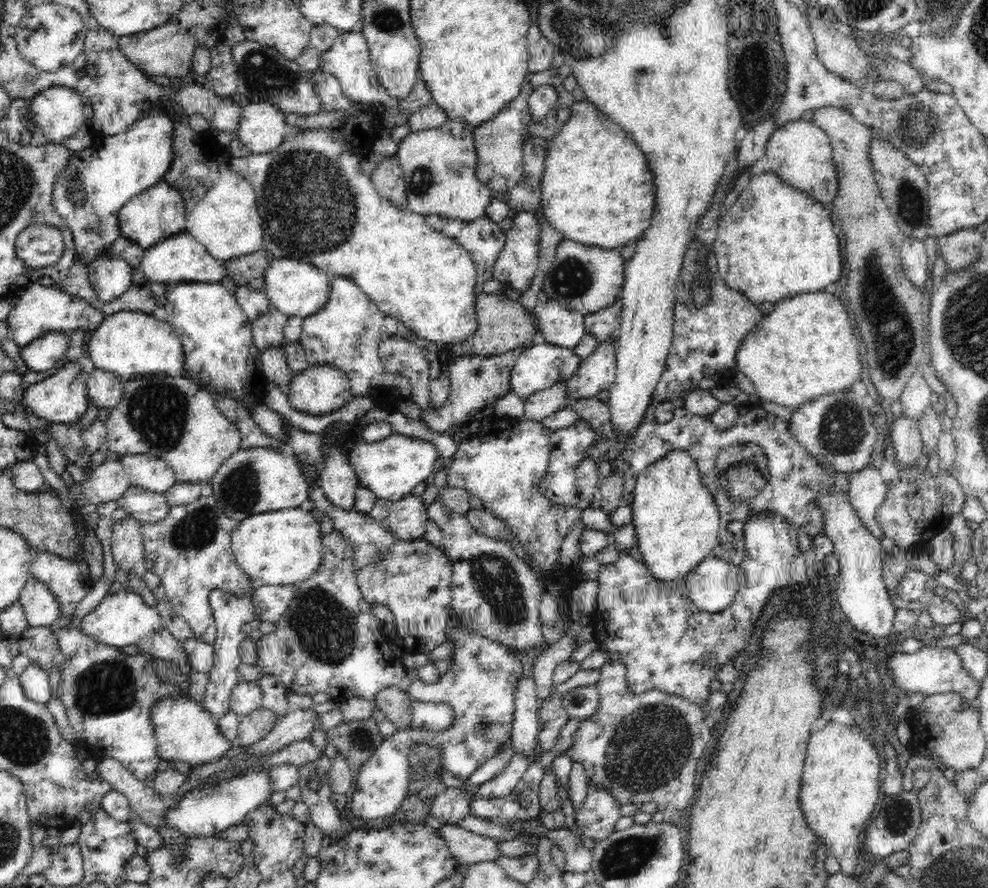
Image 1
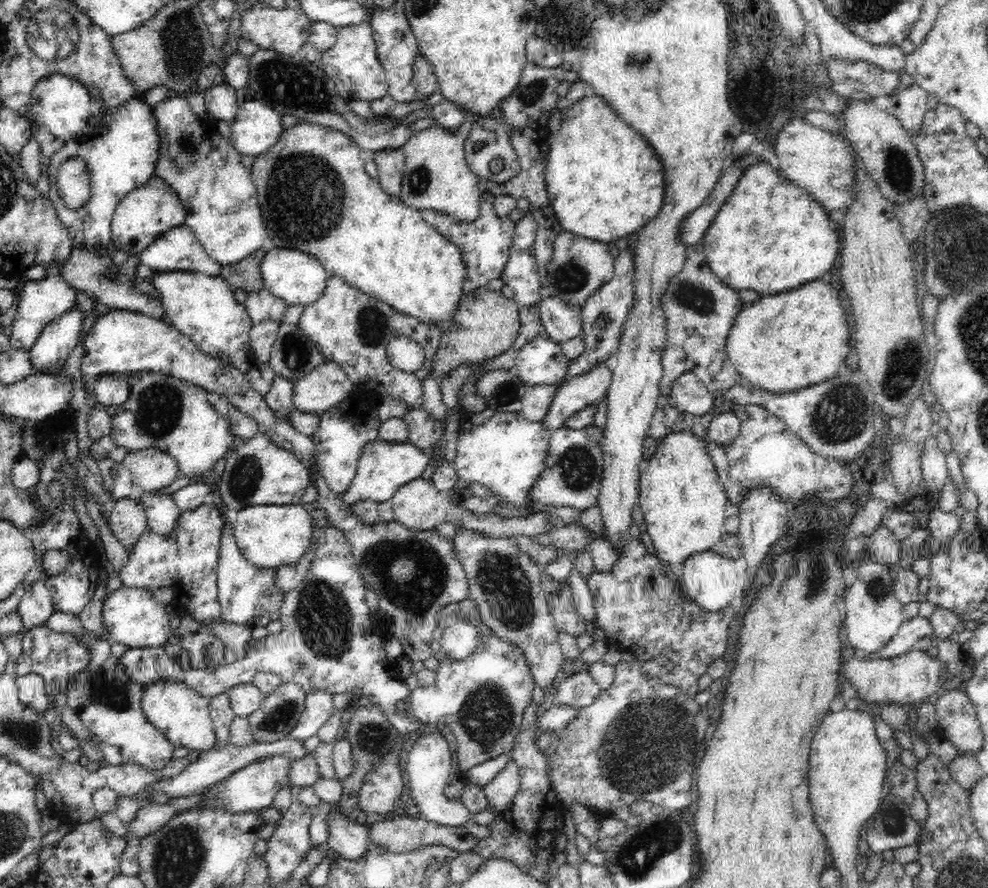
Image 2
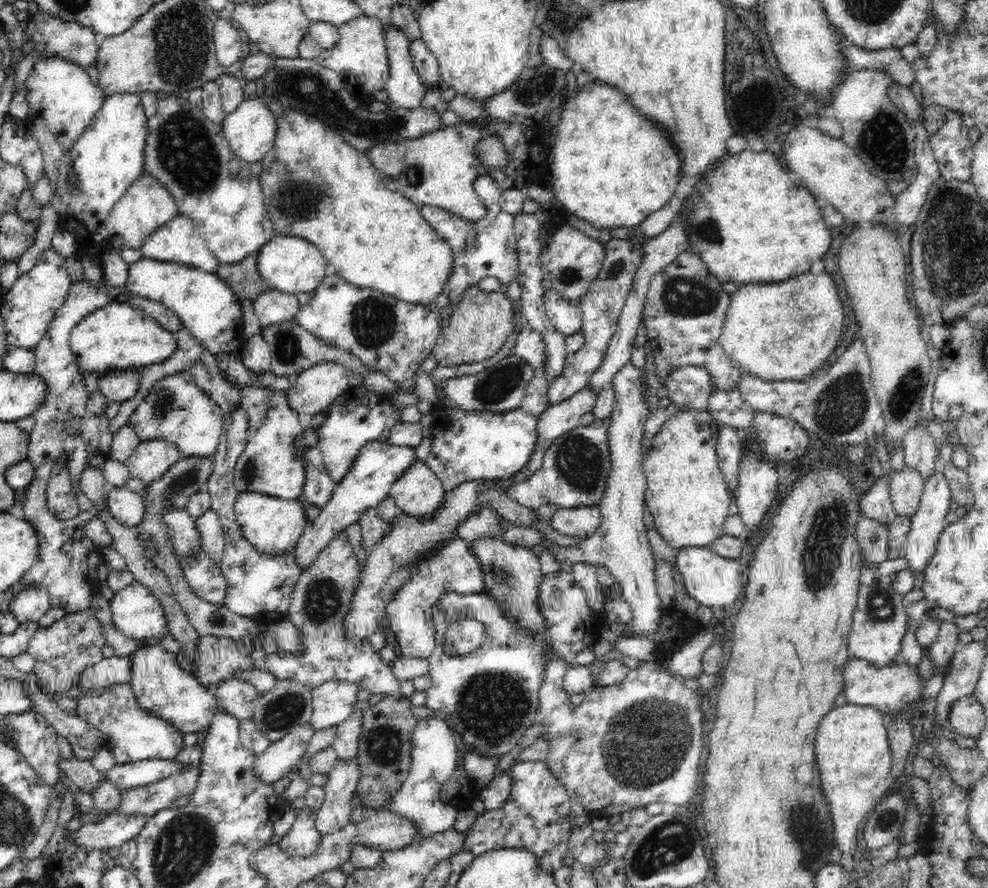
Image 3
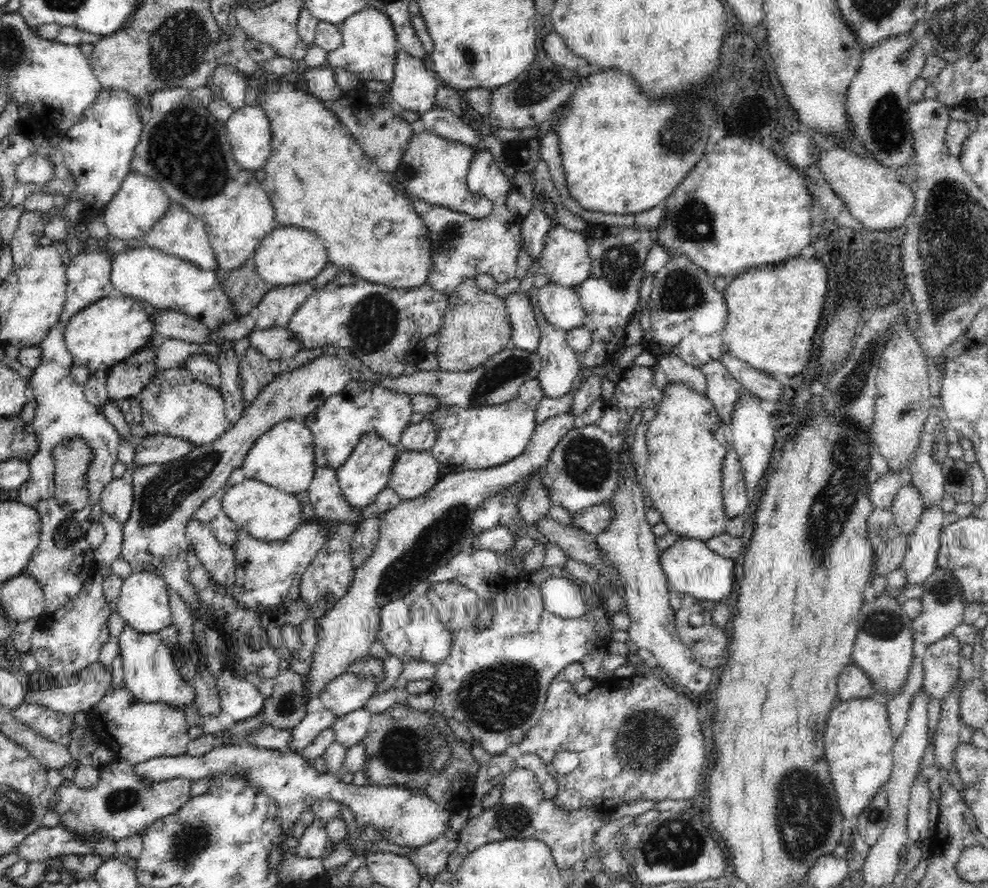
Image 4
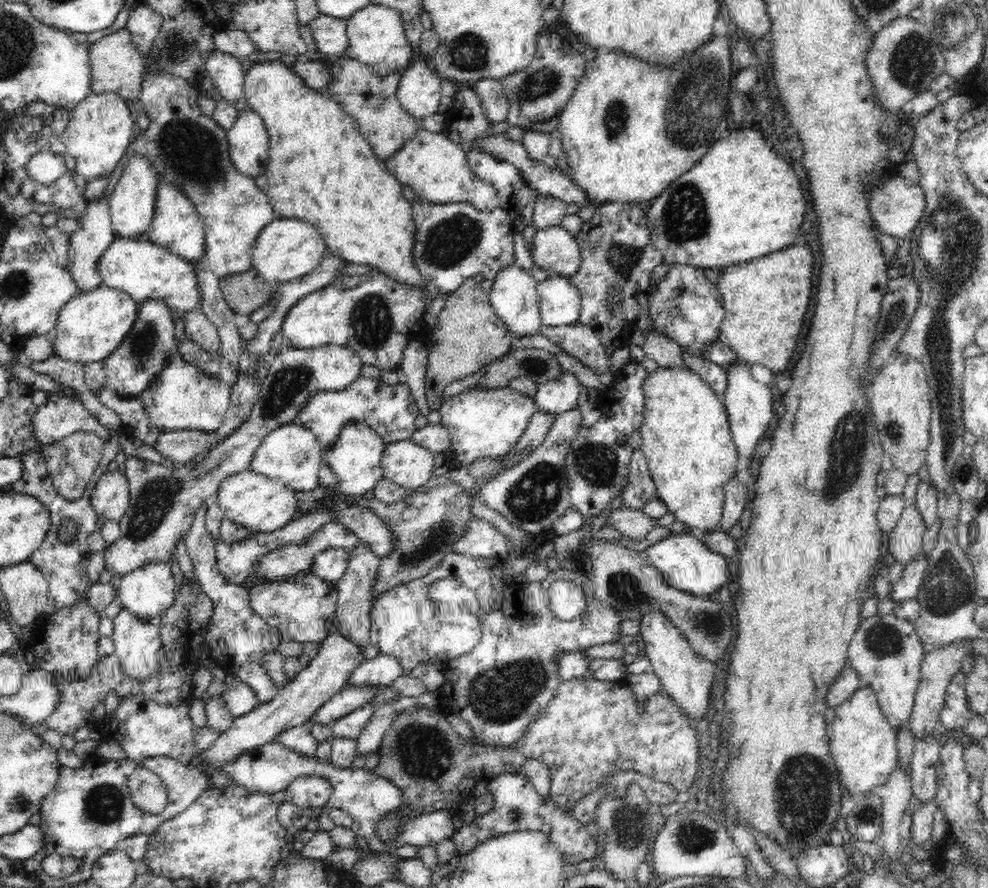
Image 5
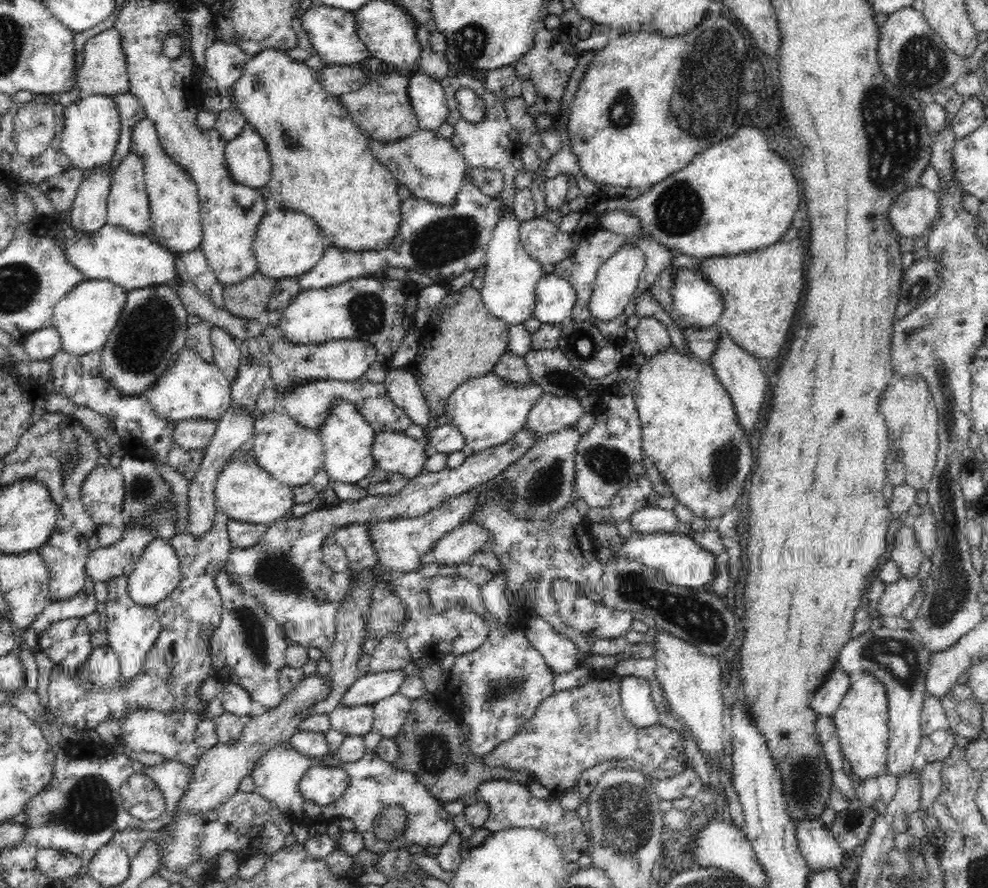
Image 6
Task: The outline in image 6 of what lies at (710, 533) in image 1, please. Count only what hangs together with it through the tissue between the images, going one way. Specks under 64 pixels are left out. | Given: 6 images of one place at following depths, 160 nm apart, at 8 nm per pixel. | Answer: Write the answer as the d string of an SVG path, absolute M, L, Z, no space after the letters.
M674 345L655 355L645 356L645 360L639 366L634 389L635 405L642 425L642 448L665 479L678 504L688 507L694 518L709 521L721 518L737 504L755 468L750 436L740 427L736 407L716 377L711 363L704 363L692 352L680 353Z

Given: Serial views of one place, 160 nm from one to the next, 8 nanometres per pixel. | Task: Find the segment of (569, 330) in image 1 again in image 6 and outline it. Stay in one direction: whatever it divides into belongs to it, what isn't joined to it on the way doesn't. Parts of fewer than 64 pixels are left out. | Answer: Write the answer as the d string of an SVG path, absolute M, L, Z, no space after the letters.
M556 273L542 276L535 288L533 317L542 323L560 323L571 316L577 301L574 285Z

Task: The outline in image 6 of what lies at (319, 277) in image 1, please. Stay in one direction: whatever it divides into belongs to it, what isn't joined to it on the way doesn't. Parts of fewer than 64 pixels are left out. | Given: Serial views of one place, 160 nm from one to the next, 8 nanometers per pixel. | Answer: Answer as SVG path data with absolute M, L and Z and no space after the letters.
M274 204L262 217L253 242L259 272L277 281L302 277L318 264L326 247L325 234L314 220L302 212L284 209Z

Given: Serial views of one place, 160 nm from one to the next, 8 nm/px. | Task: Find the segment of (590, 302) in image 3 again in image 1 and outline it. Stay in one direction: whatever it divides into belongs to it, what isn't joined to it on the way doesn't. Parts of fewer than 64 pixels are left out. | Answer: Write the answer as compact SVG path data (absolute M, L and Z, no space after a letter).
M618 297L612 304L601 308L598 312L585 315L583 321L587 332L593 334L599 343L612 338L612 332L616 330L618 324L621 324L622 307L622 298Z

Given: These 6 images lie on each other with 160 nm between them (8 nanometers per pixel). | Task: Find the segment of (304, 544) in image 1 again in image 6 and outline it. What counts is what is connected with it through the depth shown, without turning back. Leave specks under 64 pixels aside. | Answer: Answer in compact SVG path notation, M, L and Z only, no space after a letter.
M234 451L219 472L215 486L215 506L231 520L268 526L290 515L294 494L290 487L275 480L258 465L252 452Z

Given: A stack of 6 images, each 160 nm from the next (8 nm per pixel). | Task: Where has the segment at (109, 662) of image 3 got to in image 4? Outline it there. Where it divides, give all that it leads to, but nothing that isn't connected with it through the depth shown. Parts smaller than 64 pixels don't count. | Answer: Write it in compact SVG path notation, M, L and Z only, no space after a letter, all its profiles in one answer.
M99 661L84 668L73 682L67 685L50 685L47 690L29 690L24 695L26 704L38 704L62 714L89 713L111 688L110 671L102 668Z

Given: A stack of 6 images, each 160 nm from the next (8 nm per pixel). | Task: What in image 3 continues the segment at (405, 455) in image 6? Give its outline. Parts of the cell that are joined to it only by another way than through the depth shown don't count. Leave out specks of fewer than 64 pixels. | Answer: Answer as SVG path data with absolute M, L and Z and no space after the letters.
M416 459L390 490L399 511L411 518L430 518L444 504L446 490L427 461Z

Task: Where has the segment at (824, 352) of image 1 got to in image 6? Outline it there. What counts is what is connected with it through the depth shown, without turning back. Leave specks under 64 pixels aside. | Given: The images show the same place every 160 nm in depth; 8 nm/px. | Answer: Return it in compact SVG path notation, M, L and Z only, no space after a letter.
M794 235L787 237L786 242L775 242L752 252L738 253L734 256L694 257L694 260L698 262L699 274L722 295L724 308L720 318L713 324L714 328L720 333L728 333L734 343L763 363L777 357L780 350L786 346L794 314L804 292L804 242Z

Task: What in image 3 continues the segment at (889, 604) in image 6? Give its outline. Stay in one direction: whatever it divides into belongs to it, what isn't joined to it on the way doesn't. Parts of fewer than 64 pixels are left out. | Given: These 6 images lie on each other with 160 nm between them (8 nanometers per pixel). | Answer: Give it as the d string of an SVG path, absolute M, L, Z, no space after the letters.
M940 464L936 468L936 474L928 478L928 481L925 481L918 511L911 518L911 530L905 545L905 558L908 561L908 569L914 574L924 572L924 569L928 567L930 560L936 553L939 536L946 527L945 517L950 510L950 500L951 489L948 480L944 477L942 464Z

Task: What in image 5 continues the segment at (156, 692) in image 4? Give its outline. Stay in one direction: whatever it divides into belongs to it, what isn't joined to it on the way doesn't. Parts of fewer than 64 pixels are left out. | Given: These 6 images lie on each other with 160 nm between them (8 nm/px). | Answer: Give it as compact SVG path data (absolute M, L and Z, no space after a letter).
M124 607L113 620L114 632L111 639L114 641L115 654L119 657L123 674L138 681L148 680L156 671L159 671L158 651L162 641L158 623L144 622Z

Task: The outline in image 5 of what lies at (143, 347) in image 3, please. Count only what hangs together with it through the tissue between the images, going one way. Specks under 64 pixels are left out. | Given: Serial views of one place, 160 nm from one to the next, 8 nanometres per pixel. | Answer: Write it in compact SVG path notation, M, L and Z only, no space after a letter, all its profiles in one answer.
M105 284L89 291L78 291L58 313L52 332L55 354L72 362L103 362L130 332L137 310L138 303L130 295Z

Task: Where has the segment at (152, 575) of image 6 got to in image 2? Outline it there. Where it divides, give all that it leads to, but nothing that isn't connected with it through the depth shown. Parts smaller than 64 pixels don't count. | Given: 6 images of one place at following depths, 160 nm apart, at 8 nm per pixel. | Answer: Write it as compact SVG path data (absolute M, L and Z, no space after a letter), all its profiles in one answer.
M119 586L110 590L103 602L103 622L109 631L108 642L120 642L130 648L162 647L172 635L170 618L165 605L145 588Z

